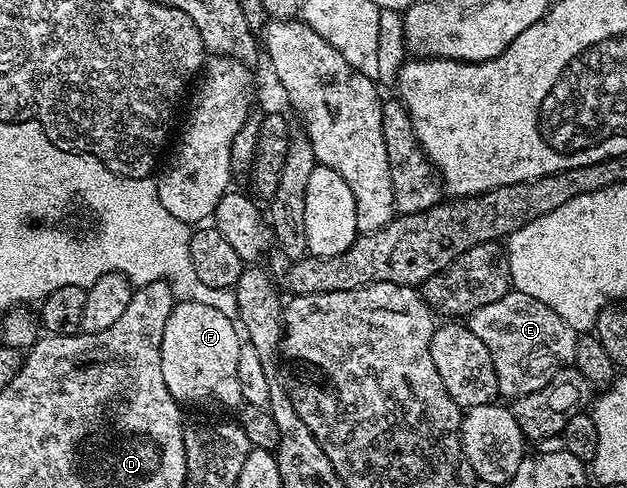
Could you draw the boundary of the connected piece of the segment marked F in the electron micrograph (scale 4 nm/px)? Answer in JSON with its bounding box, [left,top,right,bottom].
[161,300,243,408]

